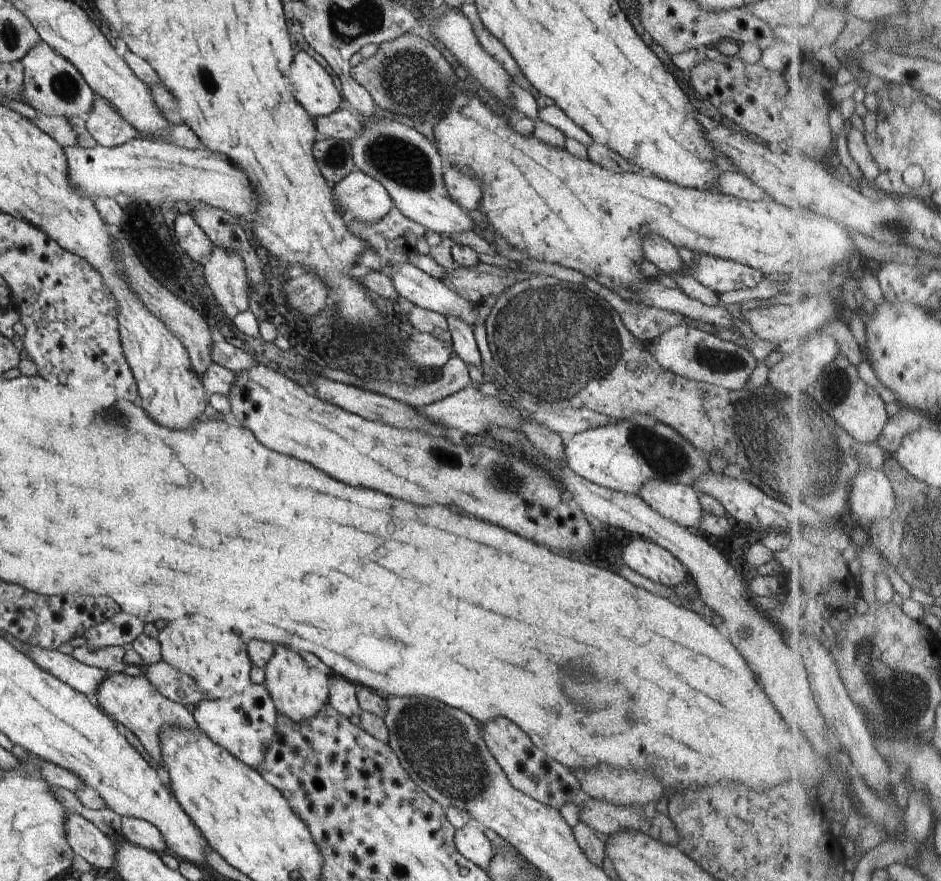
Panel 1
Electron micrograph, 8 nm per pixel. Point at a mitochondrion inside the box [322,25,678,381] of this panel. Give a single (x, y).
(411, 80)

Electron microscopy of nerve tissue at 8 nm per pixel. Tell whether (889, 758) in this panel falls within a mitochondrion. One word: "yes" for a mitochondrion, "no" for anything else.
no

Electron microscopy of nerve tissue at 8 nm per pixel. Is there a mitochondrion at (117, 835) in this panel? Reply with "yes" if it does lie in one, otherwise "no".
no

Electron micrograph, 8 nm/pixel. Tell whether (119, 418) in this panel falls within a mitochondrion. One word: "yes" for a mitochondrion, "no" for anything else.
yes

